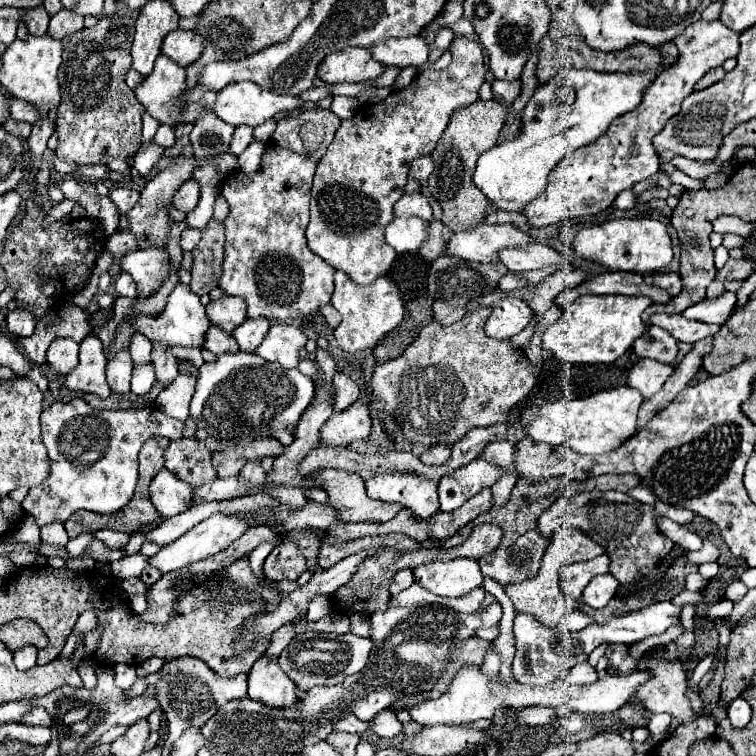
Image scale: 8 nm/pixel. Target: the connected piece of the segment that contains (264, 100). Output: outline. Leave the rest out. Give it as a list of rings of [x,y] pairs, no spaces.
[[[234,82],[218,92],[214,114],[232,126],[258,126],[278,112],[300,106],[302,100],[298,96],[274,94],[252,82]]]

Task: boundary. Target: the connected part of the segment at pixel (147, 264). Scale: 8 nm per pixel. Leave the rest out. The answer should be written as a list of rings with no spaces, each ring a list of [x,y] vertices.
[[[158,248],[132,250],[120,258],[120,270],[130,274],[140,286],[140,296],[148,298],[158,280],[164,280],[170,274],[170,258],[168,252]]]

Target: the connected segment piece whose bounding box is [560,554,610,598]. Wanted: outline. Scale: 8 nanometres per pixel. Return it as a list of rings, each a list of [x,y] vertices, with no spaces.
[[[602,554],[602,556],[596,556],[592,560],[584,560],[584,562],[564,566],[562,574],[560,574],[562,592],[570,598],[580,598],[582,590],[588,586],[588,582],[594,576],[608,572],[608,564],[610,564],[608,554]]]

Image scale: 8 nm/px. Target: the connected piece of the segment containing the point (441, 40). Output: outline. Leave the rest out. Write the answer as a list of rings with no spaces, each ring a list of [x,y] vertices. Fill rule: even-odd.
[[[442,28],[442,30],[438,30],[436,32],[436,48],[438,50],[448,50],[448,46],[450,46],[450,42],[452,42],[452,38],[454,38],[454,32],[452,30],[448,30],[448,28]]]

